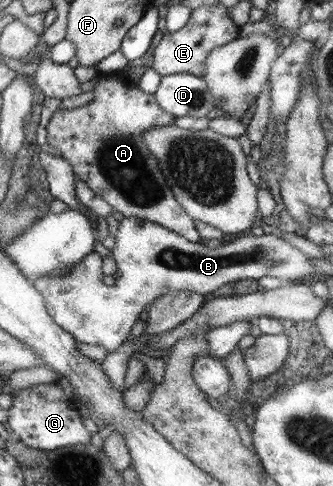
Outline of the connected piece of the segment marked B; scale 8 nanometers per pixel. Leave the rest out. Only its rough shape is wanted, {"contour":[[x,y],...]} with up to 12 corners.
{"contour":[[113,226],[114,285],[86,254],[32,280],[77,343],[108,353],[156,296],[314,274],[276,233],[195,243]]}

